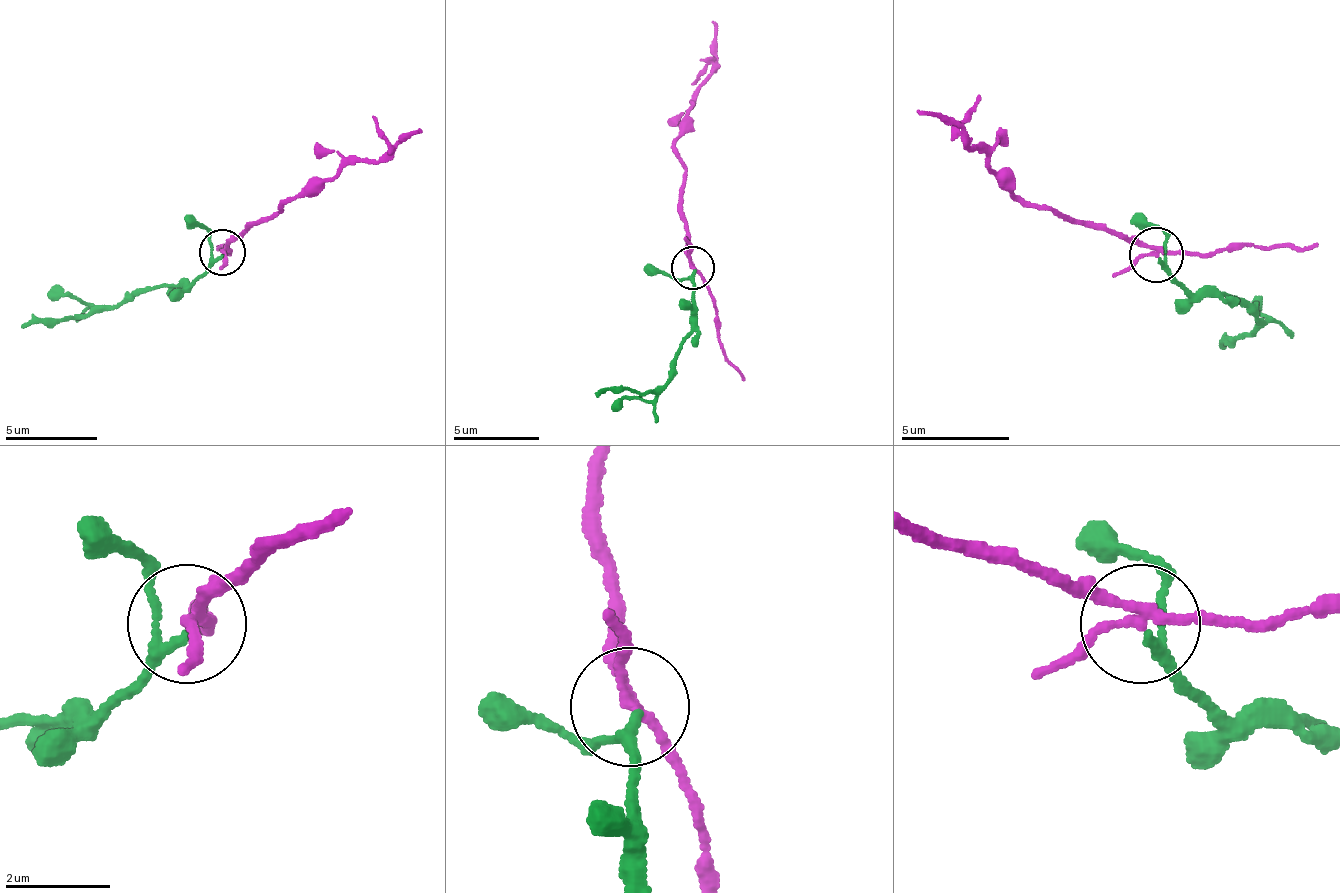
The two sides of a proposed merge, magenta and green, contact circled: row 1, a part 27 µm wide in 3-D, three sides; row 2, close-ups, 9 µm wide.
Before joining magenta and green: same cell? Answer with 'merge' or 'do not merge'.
do not merge

